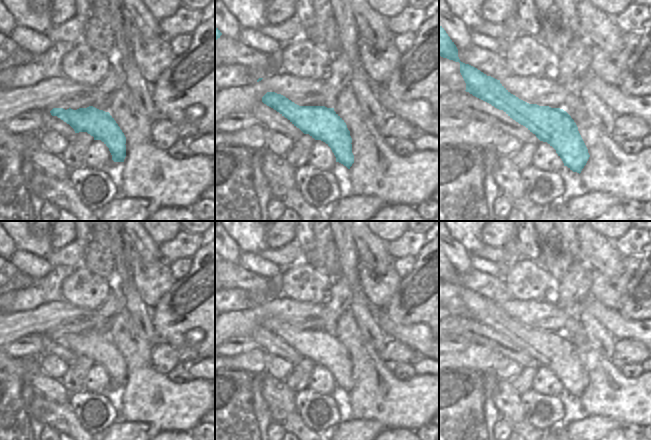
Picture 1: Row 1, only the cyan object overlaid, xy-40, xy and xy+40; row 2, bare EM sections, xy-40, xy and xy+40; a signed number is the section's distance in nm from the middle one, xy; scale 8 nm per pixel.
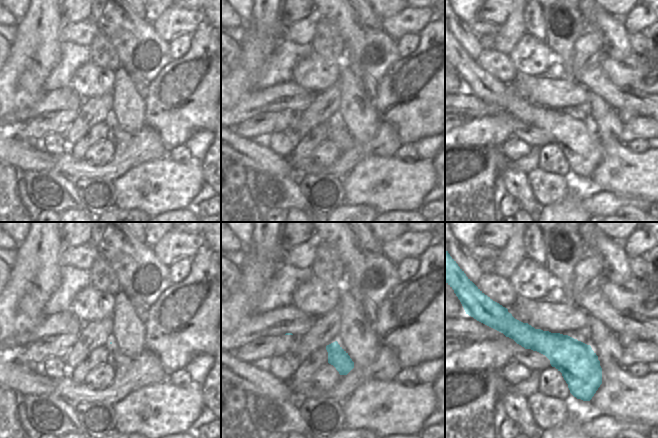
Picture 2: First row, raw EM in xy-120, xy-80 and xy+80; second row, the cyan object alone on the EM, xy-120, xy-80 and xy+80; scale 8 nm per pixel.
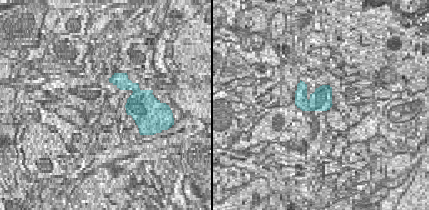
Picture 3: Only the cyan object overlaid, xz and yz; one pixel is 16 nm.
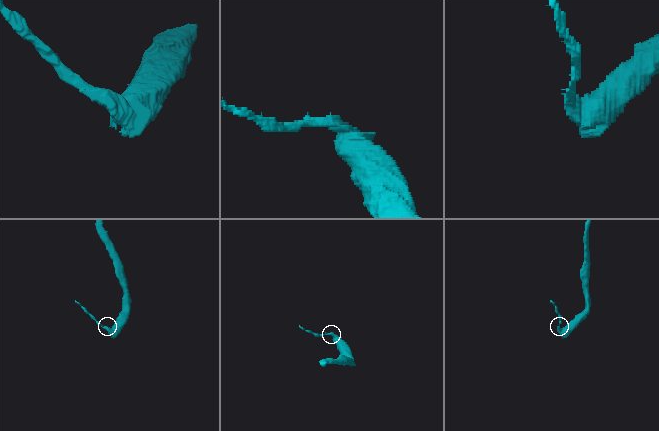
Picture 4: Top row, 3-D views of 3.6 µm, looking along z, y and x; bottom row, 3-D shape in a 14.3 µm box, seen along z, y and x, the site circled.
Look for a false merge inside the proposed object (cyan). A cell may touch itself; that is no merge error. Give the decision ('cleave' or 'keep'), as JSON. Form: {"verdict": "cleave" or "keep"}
{"verdict": "cleave"}

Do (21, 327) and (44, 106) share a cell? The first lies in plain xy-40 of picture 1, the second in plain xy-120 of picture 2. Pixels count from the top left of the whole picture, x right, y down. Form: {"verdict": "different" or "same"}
{"verdict": "same"}

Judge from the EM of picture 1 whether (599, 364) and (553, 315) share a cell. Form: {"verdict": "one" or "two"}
{"verdict": "two"}

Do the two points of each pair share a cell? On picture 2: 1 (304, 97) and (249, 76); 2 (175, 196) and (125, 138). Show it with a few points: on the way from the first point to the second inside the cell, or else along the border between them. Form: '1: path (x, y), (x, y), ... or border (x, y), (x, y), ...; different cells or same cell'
1: border (255, 88), (244, 94), (236, 102); different cells
2: path (161, 182), (140, 161), (139, 152); same cell

